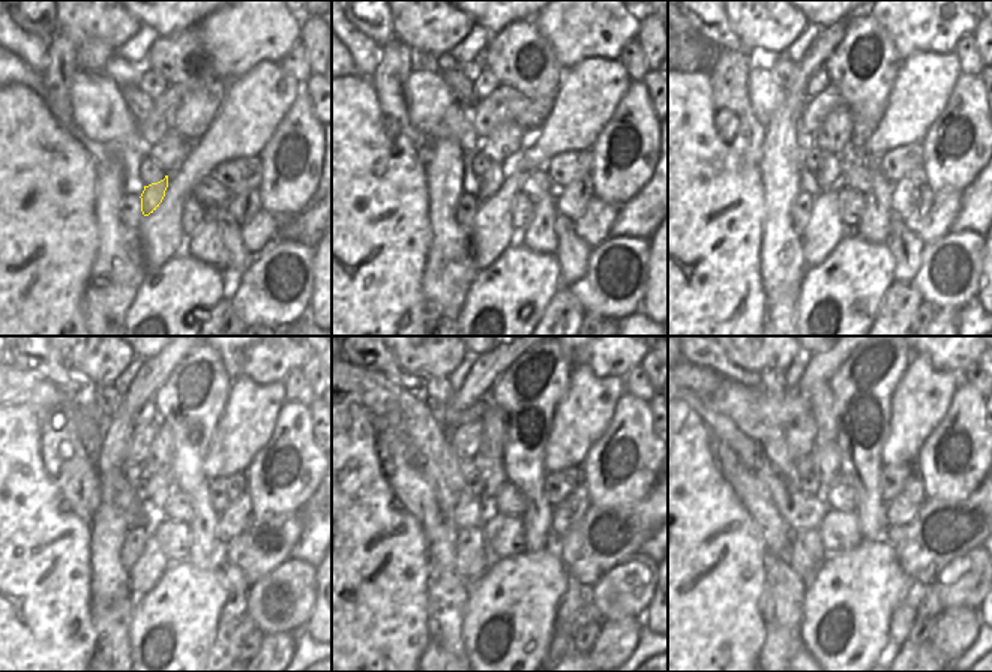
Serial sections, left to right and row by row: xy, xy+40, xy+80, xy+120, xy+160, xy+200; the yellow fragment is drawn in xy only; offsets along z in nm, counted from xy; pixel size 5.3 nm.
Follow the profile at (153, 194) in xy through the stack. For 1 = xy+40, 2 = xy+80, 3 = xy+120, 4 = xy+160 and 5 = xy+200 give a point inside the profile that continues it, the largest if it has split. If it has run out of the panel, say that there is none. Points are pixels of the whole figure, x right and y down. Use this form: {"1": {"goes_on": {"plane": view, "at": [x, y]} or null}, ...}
{"1": {"goes_on": {"plane": "xy+40", "at": [492, 180]}}, "2": {"goes_on": {"plane": "xy+80", "at": [829, 179]}}, "3": {"goes_on": {"plane": "xy+120", "at": [159, 485]}}, "4": {"goes_on": {"plane": "xy+160", "at": [491, 471]}}, "5": {"goes_on": {"plane": "xy+200", "at": [826, 458]}}}

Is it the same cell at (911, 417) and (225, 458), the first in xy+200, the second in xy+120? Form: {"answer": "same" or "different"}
{"answer": "same"}

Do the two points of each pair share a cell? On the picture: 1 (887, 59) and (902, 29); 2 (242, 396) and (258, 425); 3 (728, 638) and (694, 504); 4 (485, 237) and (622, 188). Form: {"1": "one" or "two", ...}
{"1": "two", "2": "one", "3": "one", "4": "two"}

